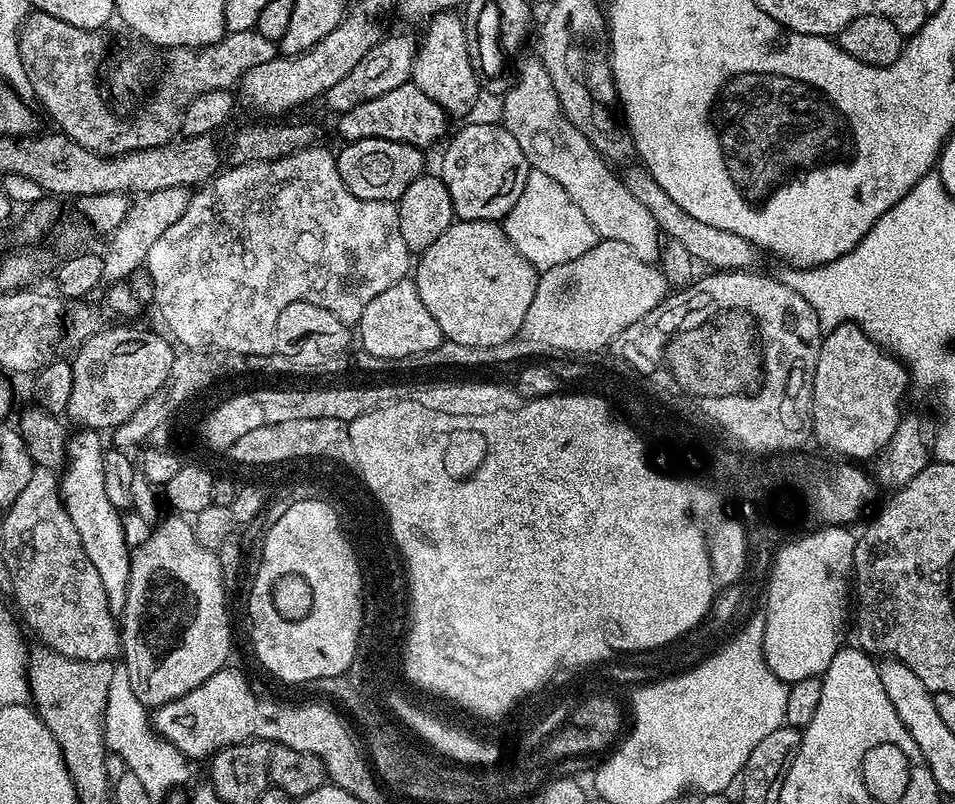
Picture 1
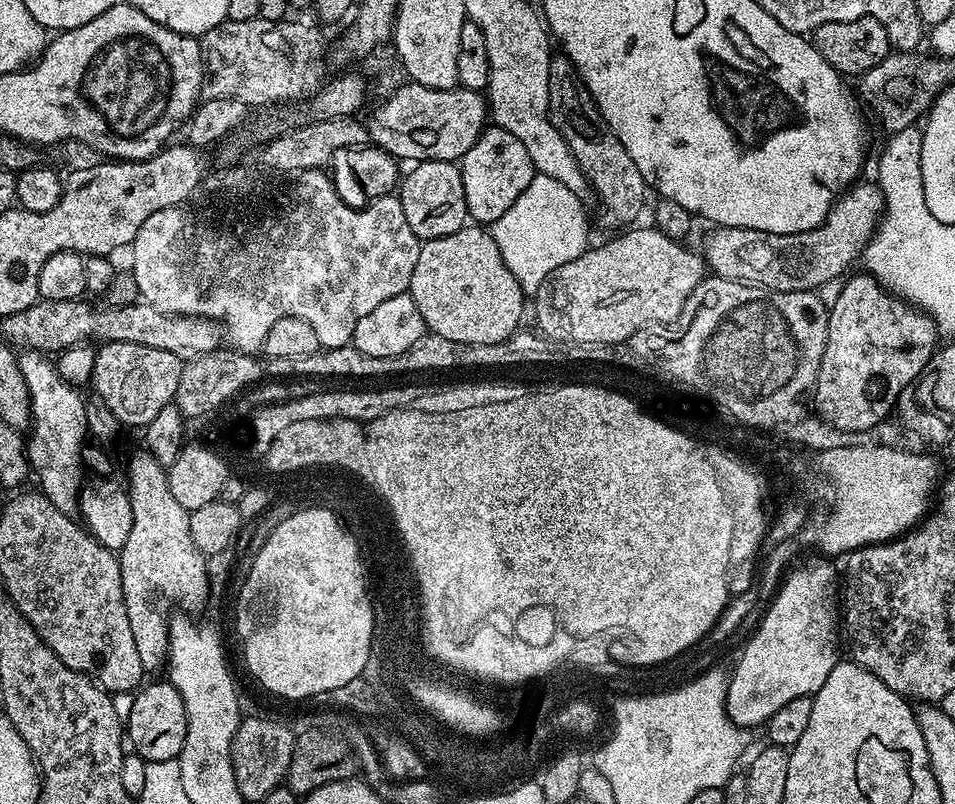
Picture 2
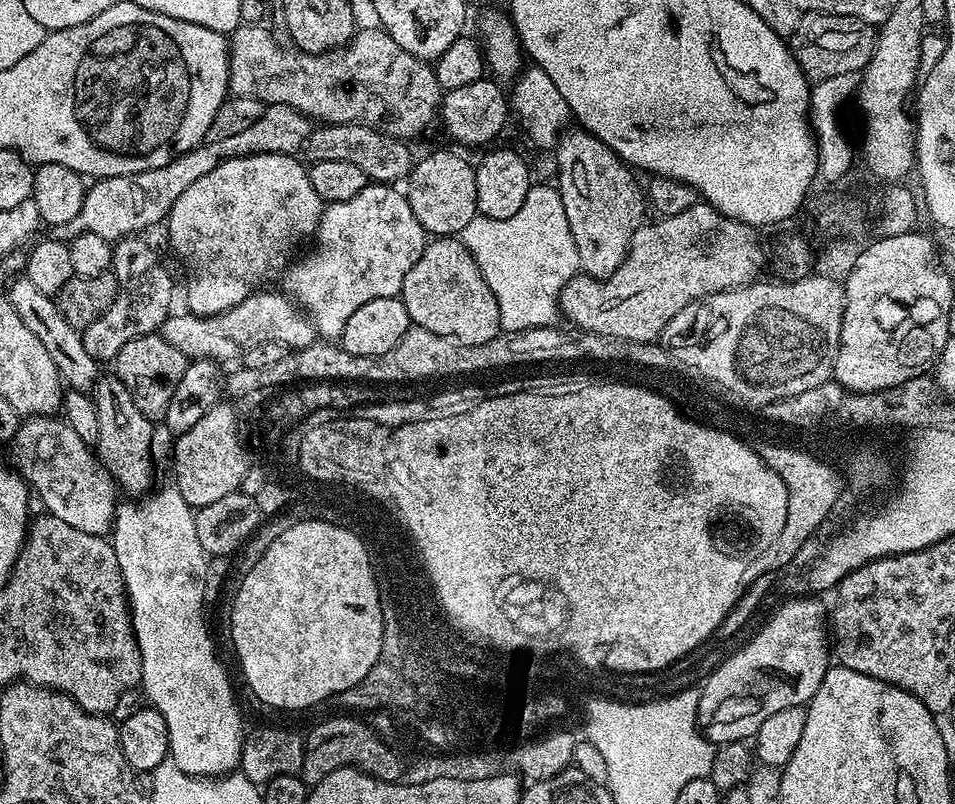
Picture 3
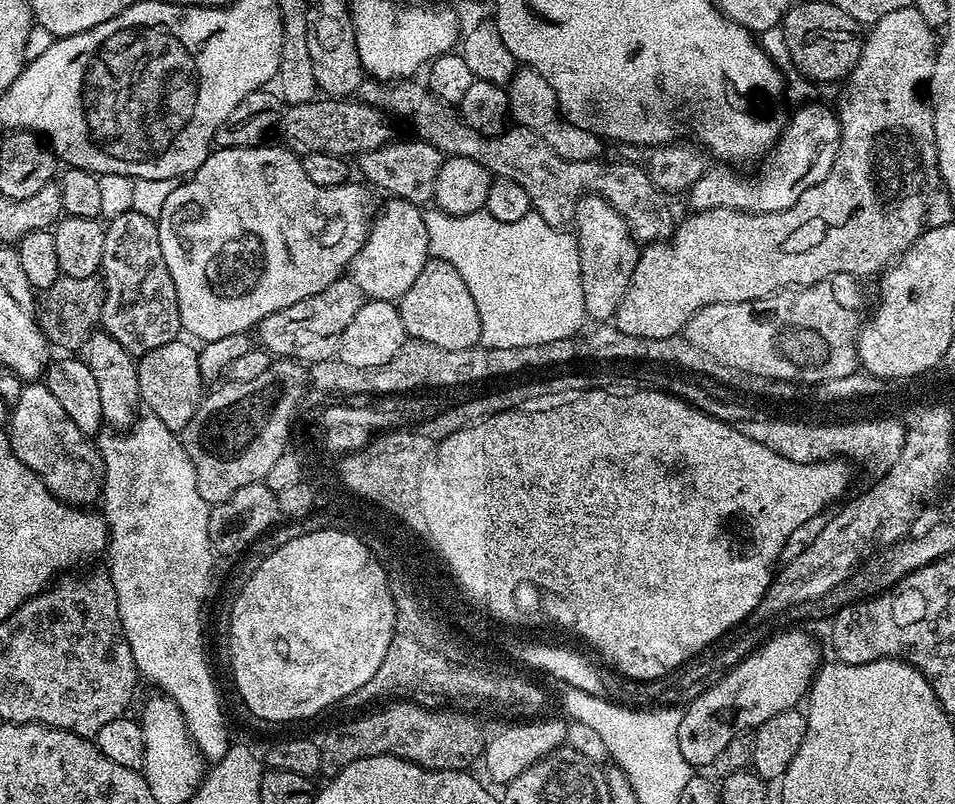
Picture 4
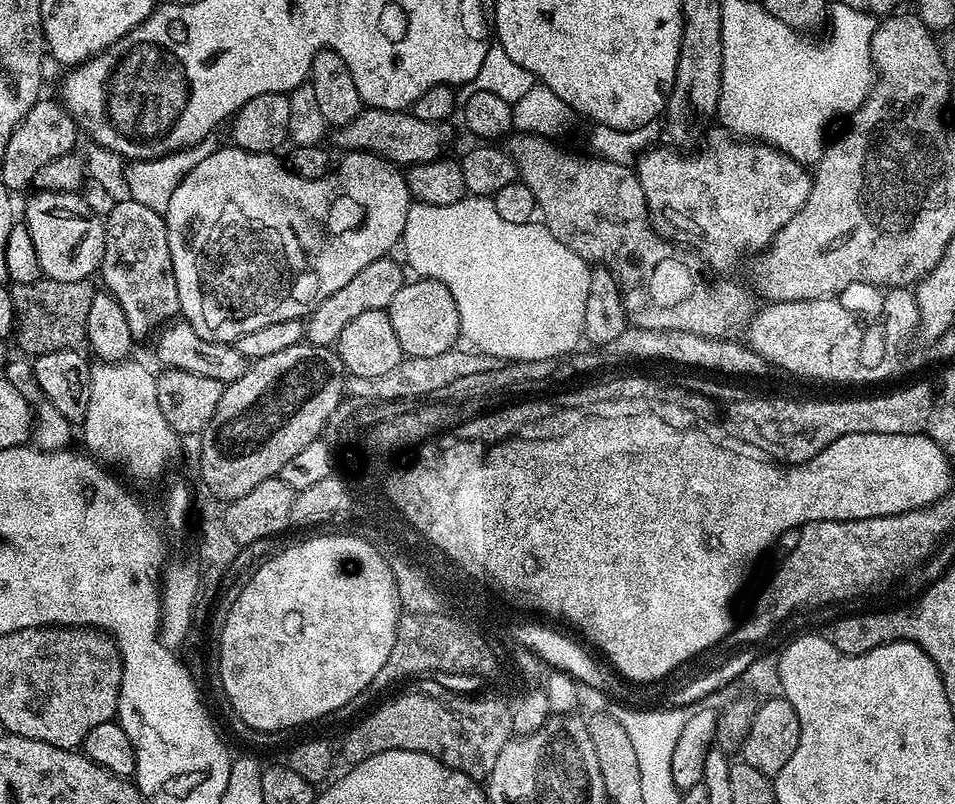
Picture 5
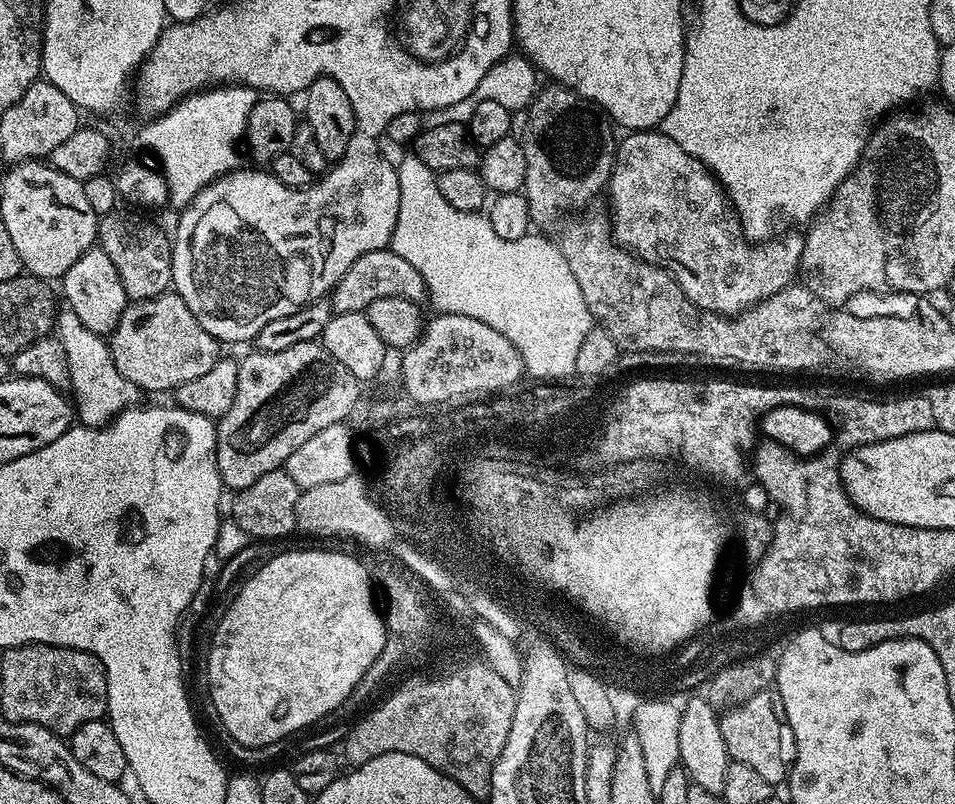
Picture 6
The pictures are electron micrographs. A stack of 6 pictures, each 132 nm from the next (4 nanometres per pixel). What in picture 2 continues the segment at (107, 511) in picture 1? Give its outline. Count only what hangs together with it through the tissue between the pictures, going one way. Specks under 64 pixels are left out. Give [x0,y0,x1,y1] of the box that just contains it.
[18,350,89,516]

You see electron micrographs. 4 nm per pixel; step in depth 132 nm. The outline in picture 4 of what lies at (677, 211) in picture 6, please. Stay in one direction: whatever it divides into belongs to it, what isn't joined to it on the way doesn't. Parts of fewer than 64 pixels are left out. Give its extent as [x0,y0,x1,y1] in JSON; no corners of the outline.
[686,103,840,212]

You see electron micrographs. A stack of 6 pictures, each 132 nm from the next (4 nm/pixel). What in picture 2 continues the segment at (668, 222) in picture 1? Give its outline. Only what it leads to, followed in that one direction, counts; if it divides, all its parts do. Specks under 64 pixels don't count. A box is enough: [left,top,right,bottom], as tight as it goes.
[702,182,884,292]

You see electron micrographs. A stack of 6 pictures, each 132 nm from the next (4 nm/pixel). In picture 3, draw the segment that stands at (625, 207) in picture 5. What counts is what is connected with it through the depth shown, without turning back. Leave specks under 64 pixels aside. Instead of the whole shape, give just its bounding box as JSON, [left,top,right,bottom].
[228,23,442,142]

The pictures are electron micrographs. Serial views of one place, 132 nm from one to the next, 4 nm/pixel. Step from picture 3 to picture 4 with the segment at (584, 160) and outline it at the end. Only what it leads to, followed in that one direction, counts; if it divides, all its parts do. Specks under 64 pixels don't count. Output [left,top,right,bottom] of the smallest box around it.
[572,194,640,322]

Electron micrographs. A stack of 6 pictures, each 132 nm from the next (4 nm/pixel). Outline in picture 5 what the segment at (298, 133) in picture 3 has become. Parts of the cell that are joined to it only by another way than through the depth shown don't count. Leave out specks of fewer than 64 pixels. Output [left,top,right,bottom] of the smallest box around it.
[336,107,451,166]

